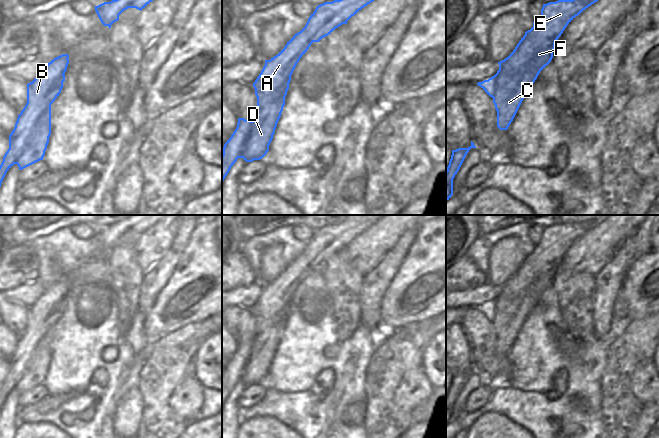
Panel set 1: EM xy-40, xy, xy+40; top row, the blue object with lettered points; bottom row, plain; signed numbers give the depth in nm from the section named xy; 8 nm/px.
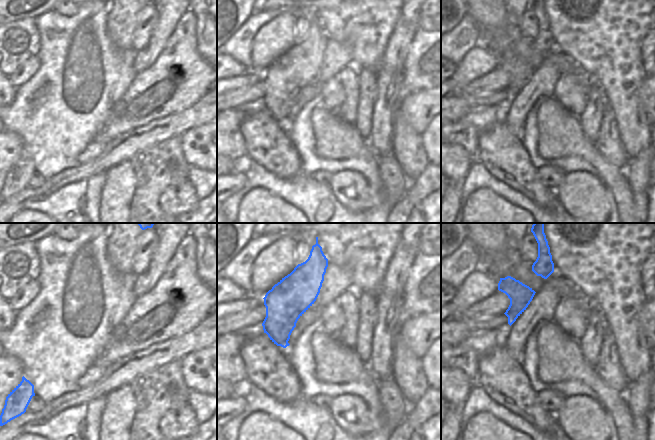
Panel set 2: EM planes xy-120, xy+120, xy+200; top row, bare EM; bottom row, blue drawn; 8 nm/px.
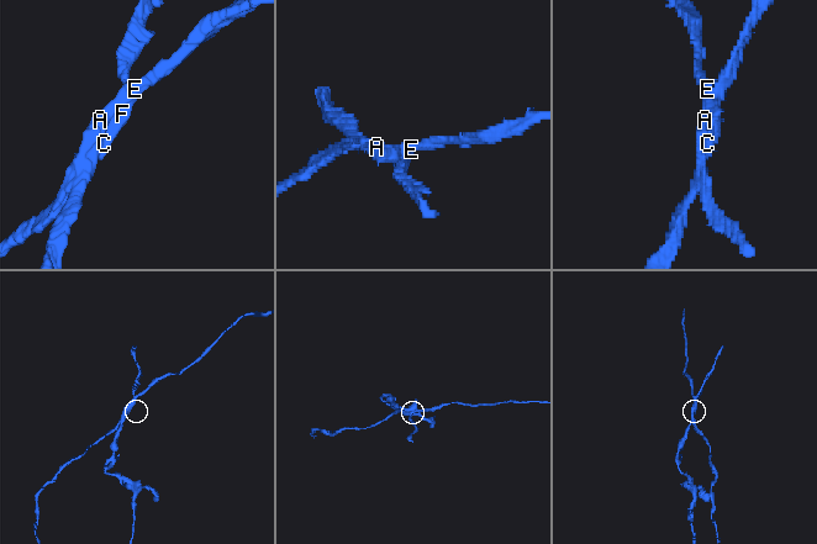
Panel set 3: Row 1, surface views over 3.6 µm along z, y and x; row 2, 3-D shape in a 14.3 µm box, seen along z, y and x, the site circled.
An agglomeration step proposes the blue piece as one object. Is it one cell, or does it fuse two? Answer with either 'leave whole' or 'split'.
split

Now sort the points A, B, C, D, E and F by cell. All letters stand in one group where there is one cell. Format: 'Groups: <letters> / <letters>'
Groups: A B E / C D F.

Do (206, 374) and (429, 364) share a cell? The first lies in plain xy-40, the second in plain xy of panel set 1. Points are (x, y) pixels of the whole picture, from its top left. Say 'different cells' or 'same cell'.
same cell

